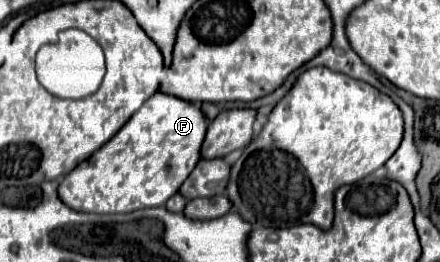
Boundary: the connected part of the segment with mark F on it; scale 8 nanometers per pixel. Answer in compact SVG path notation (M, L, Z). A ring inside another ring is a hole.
M156 93L152 95L144 105L142 109L138 109L138 113L134 113L134 117L122 127L122 131L118 131L112 141L108 141L108 145L102 145L88 161L82 161L74 171L70 171L60 183L58 187L58 195L60 199L70 205L70 209L74 211L86 211L86 213L130 213L130 211L136 211L136 209L144 209L144 207L160 207L164 205L172 195L176 195L182 187L182 181L186 181L186 177L192 173L192 169L196 167L196 163L202 159L202 141L206 137L206 129L208 129L208 117L202 113L202 109L198 105L186 105L186 101L178 101L178 97L170 97L168 93Z

